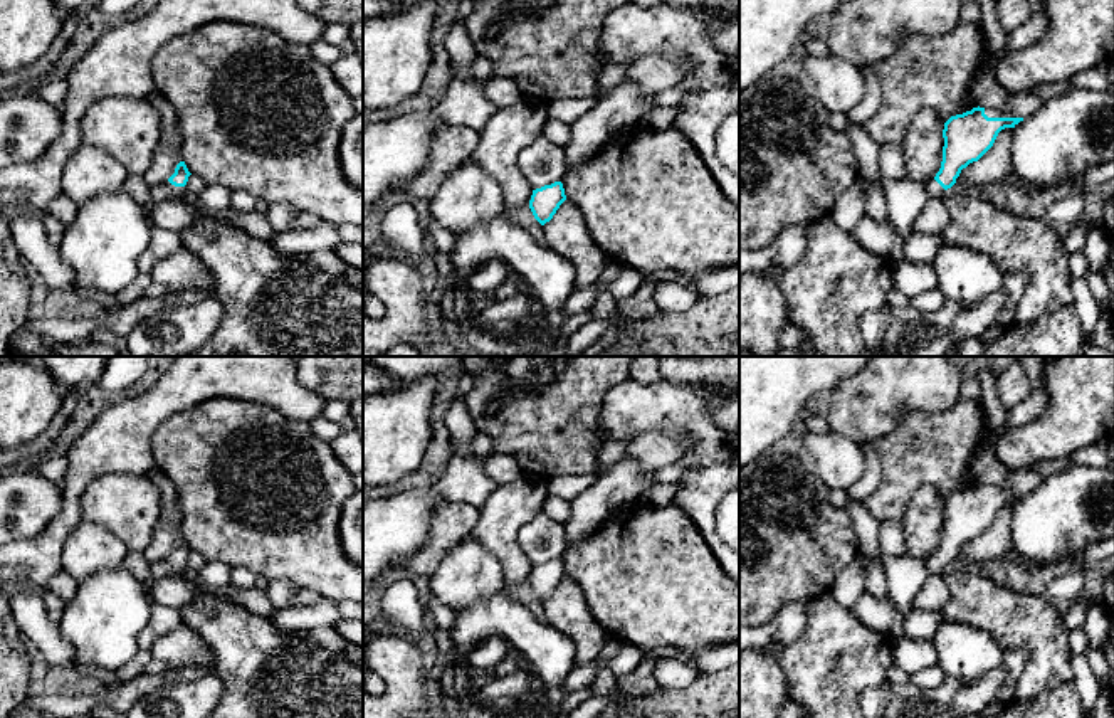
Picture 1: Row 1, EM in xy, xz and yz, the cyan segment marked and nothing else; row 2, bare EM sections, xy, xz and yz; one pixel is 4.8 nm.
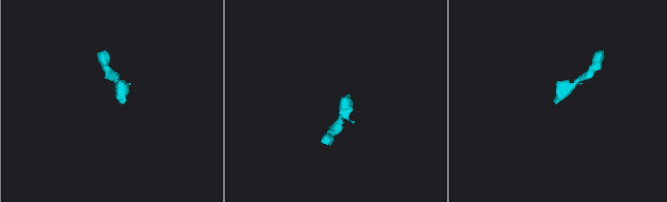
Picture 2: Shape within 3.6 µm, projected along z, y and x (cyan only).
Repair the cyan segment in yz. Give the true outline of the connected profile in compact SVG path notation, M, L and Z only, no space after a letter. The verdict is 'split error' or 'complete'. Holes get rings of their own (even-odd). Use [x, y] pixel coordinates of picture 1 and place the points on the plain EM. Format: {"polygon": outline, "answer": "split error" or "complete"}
{"polygon": "M1013 469L1001 484L973 484L951 493L944 499L943 538L933 557L926 560L929 573L943 570L956 560L961 546L978 538L995 520L1005 504L1015 504L1025 494L1035 491L1043 481L1037 469Z", "answer": "split error"}

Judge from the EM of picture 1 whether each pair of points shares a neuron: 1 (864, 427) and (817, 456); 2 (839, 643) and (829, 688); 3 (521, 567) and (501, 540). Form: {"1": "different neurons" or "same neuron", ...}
{"1": "different neurons", "2": "same neuron", "3": "same neuron"}

